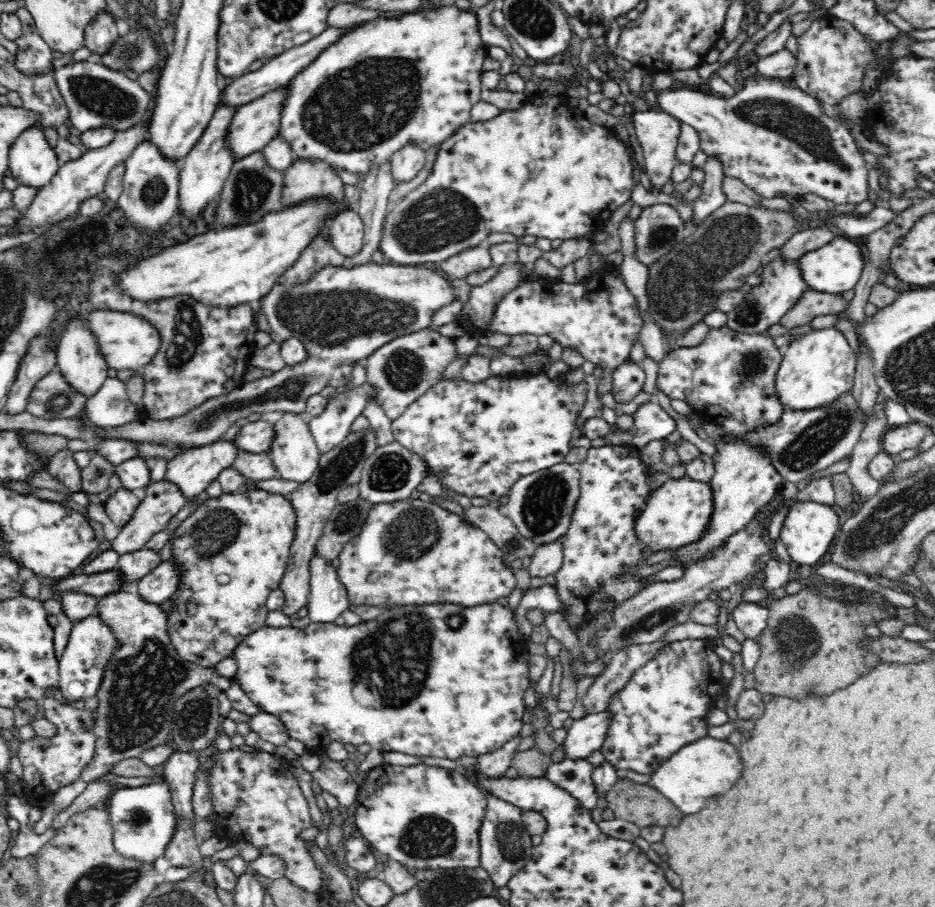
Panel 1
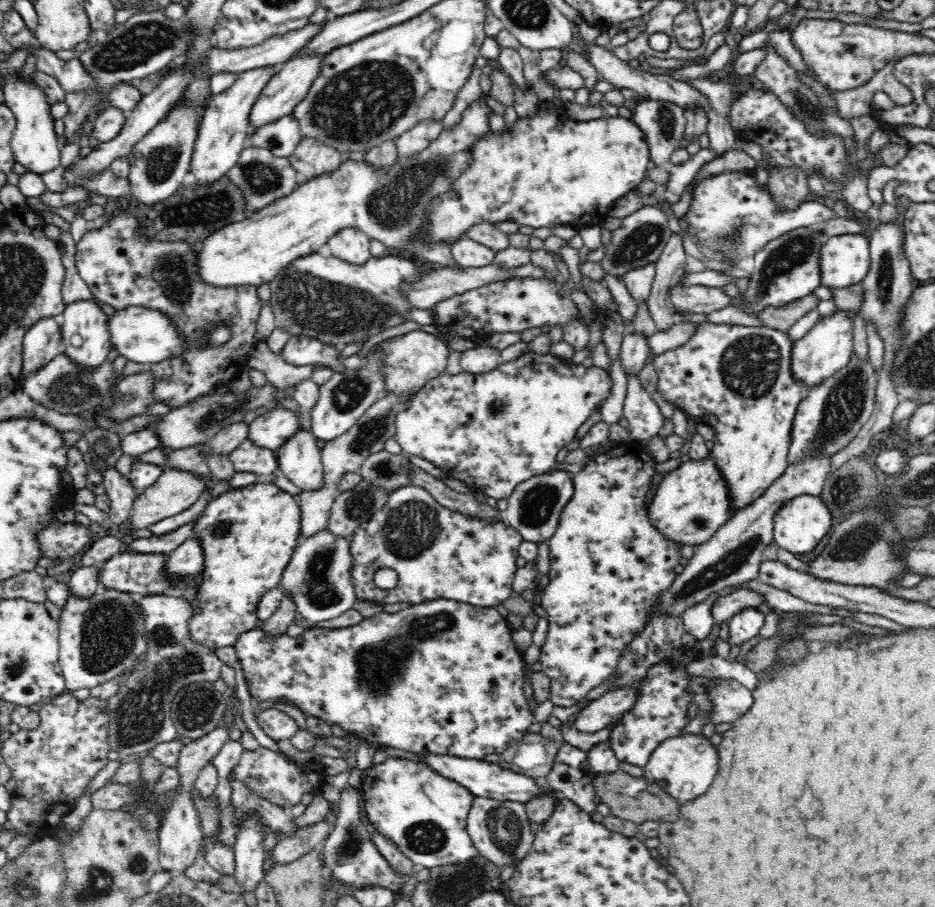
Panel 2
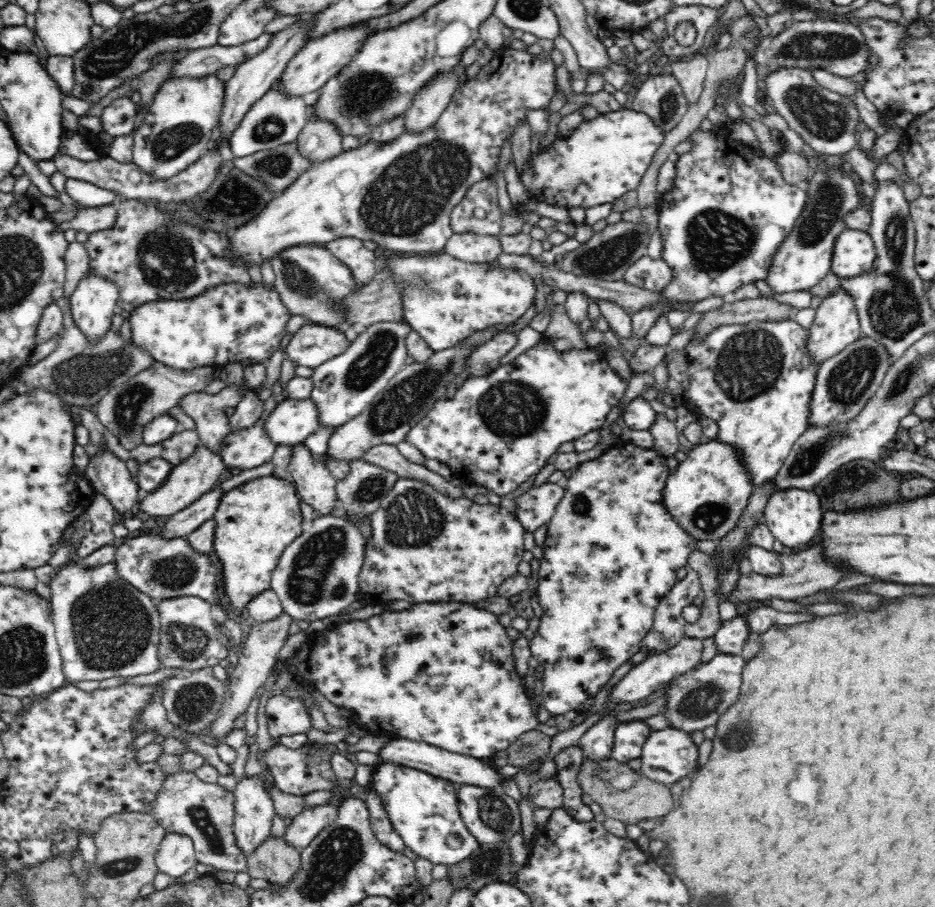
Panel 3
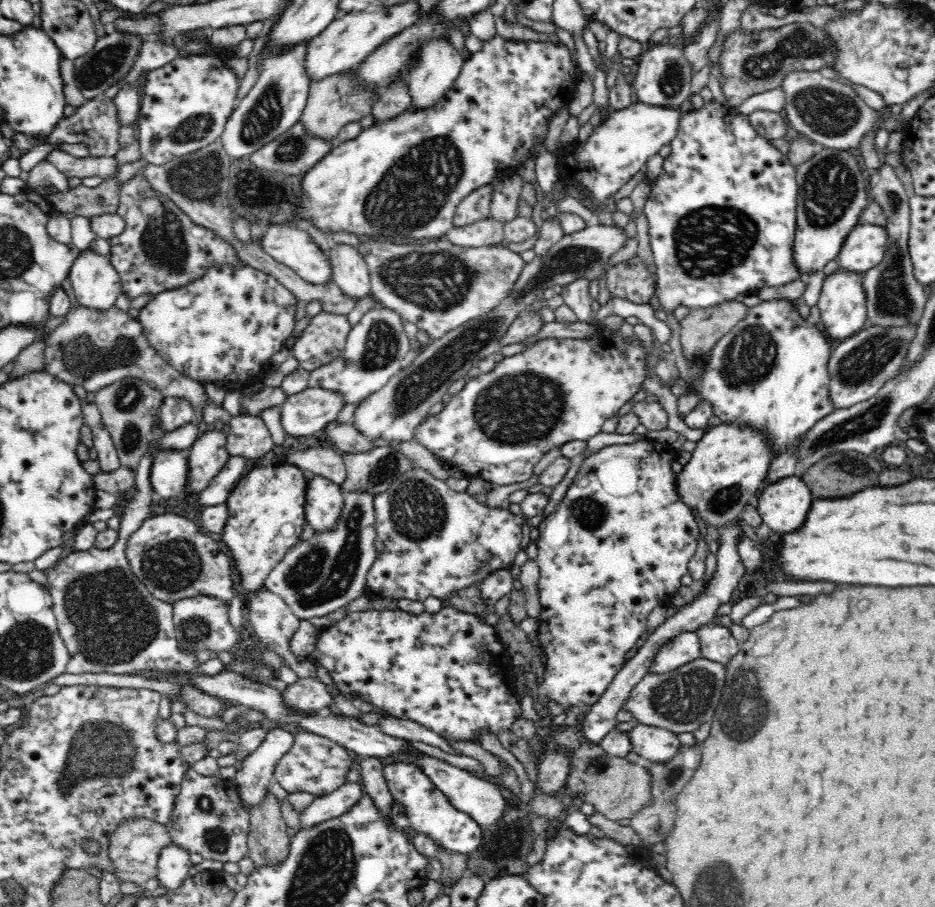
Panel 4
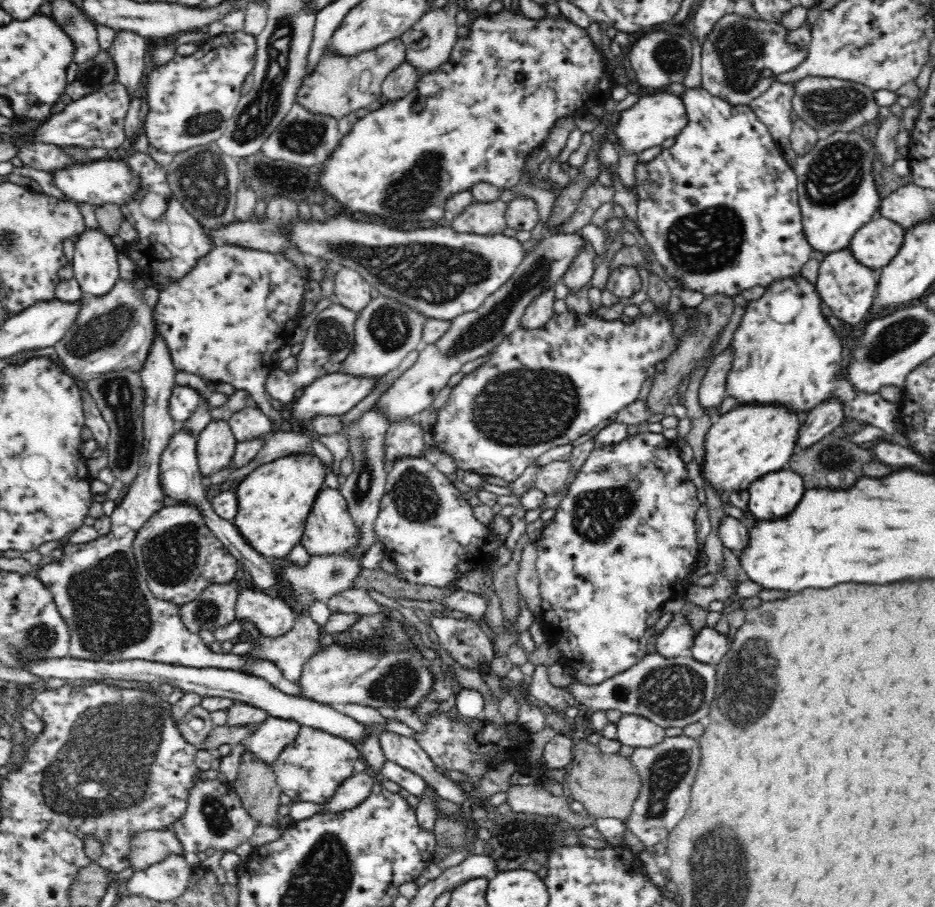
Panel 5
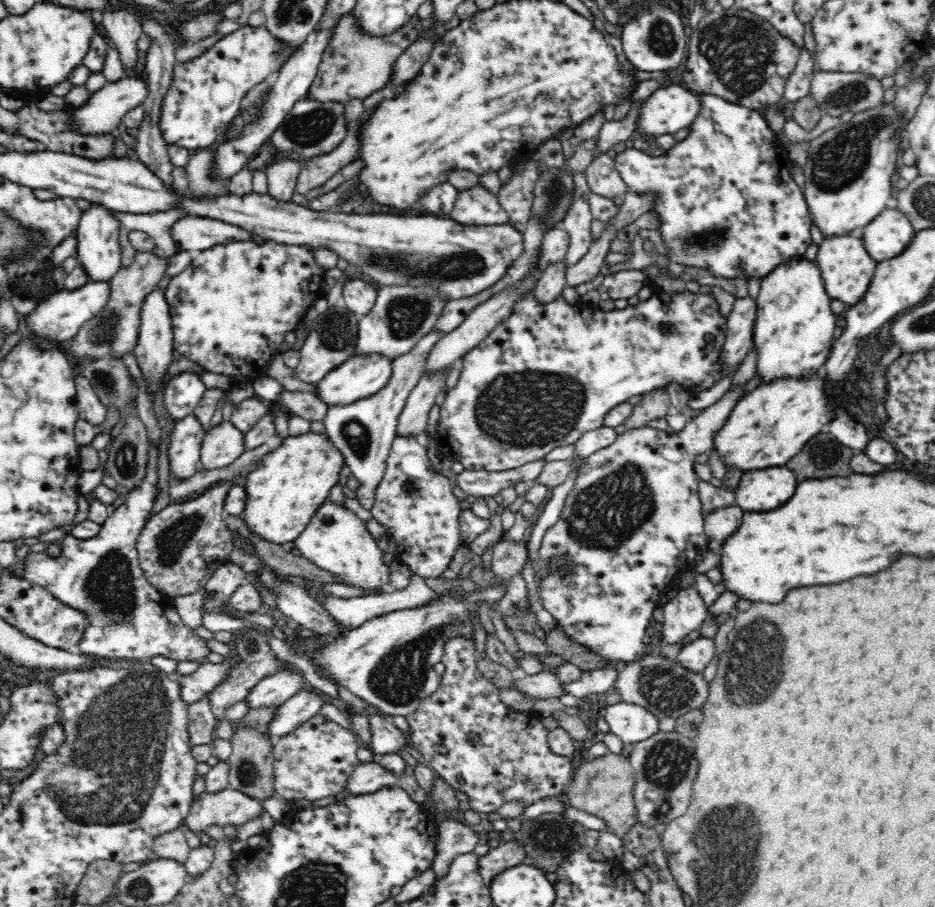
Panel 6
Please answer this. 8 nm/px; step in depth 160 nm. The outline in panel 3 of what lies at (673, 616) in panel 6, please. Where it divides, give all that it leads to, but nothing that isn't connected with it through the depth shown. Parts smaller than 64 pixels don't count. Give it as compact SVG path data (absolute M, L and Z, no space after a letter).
M685 636L670 650L646 657L641 663L632 666L618 684L610 690L607 695L607 706L614 707L618 704L642 701L659 690L663 684L674 681L677 676L692 671L700 662L702 648L701 639Z

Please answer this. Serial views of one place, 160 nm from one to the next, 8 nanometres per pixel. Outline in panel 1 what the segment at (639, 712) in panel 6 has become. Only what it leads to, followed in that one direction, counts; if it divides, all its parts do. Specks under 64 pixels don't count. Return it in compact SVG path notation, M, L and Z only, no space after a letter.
M709 736L697 741L684 746L670 760L660 765L651 774L652 780L649 783L672 801L682 814L700 812L710 799L721 797L726 790L730 790L732 782L736 782L742 774L739 747Z

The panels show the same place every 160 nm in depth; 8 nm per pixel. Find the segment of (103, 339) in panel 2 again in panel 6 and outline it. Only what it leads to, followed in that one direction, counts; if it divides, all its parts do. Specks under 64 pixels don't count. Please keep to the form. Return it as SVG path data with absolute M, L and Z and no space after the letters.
M93 204L90 210L83 212L76 232L78 240L77 261L89 282L110 282L122 268L119 231L121 224L106 207Z

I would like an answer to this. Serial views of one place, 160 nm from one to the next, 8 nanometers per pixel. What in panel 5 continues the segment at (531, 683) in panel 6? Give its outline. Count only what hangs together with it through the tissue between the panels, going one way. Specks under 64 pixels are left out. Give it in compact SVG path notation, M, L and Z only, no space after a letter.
M648 653L628 670L616 674L598 686L571 684L564 690L576 701L595 711L618 710L622 715L648 718L662 729L684 729L701 722L710 713L712 698L718 686L716 665L700 662L693 656L664 658Z

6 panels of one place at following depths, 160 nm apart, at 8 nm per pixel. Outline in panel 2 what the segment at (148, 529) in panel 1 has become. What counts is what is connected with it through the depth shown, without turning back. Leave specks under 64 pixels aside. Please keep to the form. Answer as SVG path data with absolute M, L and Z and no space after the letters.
M166 469L158 476L155 484L152 484L152 486L144 491L139 491L139 495L135 498L133 504L130 515L131 526L127 534L132 539L137 539L136 531L148 528L150 525L164 520L164 518L176 516L176 514L184 512L186 508L190 508L200 498L200 495L207 490L207 480L204 480L204 478L197 477L188 471Z

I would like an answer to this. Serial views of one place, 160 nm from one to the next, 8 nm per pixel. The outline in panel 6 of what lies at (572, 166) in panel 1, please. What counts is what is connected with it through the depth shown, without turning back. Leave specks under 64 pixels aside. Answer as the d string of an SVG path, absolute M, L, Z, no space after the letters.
M667 83L659 86L646 100L640 103L636 131L640 134L639 143L651 136L657 138L663 134L674 134L680 128L687 128L694 122L700 112L700 97L698 93L686 88L684 84Z

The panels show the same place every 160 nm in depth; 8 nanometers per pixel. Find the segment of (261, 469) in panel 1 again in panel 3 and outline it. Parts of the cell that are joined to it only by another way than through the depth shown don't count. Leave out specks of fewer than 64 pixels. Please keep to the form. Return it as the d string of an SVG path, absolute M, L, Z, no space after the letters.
M271 395L263 402L262 414L264 416L256 425L226 436L221 444L221 457L227 468L234 467L243 471L271 462L277 445L264 430L263 420L278 403L280 401L276 400L276 396Z

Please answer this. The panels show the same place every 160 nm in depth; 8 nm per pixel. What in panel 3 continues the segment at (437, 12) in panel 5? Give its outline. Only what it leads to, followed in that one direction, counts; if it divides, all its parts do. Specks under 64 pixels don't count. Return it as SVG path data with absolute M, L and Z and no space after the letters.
M458 65L451 73L431 80L431 83L414 97L413 105L405 112L404 131L419 135L434 126L453 99L458 78L465 74L464 70L462 65Z

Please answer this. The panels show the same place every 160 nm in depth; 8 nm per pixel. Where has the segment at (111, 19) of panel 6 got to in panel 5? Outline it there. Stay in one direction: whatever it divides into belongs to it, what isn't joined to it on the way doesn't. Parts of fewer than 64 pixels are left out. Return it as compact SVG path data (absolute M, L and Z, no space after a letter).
M115 31L111 53L117 66L116 80L124 85L124 88L128 91L130 102L138 98L136 97L136 92L140 87L140 79L146 74L148 69L147 48L148 42L144 37L130 31Z

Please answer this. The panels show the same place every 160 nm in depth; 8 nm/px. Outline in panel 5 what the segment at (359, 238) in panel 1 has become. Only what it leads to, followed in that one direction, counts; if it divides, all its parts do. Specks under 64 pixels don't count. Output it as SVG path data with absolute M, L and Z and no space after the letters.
M338 266L333 278L334 292L340 305L358 314L372 300L373 289L356 270Z

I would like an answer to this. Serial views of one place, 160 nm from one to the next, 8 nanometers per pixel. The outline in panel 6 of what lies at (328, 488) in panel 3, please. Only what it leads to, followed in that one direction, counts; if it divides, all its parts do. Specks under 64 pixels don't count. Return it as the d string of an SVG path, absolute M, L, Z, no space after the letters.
M326 500L324 504L320 505L320 508L316 510L314 516L306 525L303 533L296 538L295 546L300 550L302 557L306 557L321 569L339 576L348 586L360 586L360 588L366 588L366 590L376 590L376 588L389 589L389 558L383 552L384 545L372 537L372 534L366 529L366 525L356 513L342 506L342 504Z

